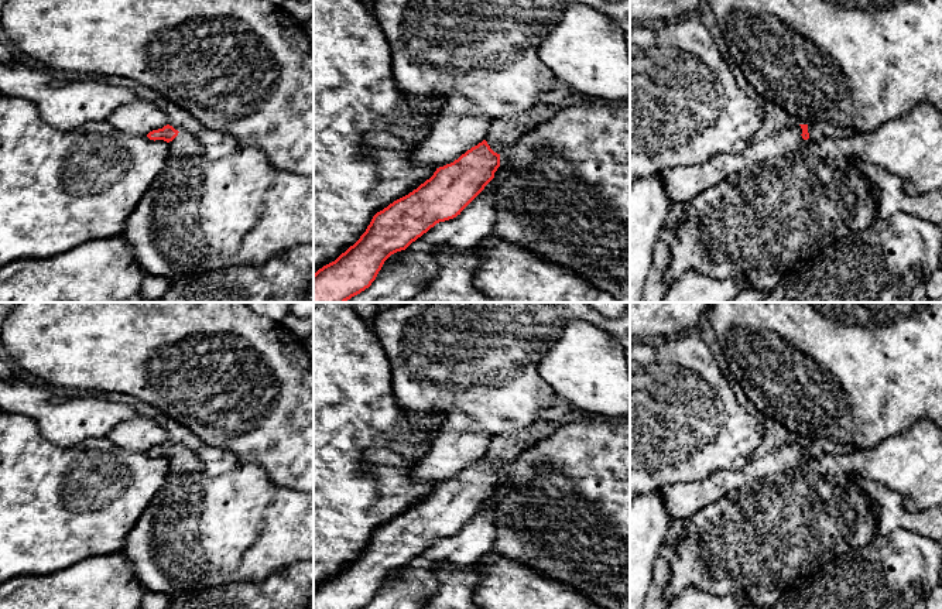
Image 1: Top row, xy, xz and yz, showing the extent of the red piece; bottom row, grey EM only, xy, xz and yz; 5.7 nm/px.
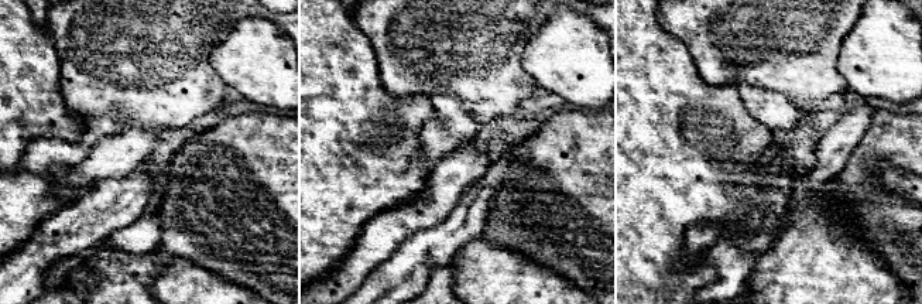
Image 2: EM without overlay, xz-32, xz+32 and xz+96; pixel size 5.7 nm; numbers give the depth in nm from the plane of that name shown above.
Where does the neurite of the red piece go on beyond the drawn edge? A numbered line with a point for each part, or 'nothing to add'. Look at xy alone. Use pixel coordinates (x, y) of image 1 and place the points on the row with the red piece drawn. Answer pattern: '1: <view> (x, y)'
1: xy (184, 144)

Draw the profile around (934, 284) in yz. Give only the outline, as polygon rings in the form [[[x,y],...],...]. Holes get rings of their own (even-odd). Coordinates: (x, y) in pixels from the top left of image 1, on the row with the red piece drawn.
[[[942,267],[935,270],[925,283],[925,291],[929,300],[942,300]]]

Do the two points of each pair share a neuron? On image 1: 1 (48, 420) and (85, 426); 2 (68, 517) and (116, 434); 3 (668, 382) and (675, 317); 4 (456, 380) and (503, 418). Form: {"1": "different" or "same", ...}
{"1": "same", "2": "different", "3": "different", "4": "same"}

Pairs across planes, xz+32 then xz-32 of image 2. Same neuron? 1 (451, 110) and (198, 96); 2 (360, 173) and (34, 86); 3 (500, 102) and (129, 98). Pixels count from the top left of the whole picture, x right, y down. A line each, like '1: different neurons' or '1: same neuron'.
1: different neurons
2: same neuron
3: same neuron

